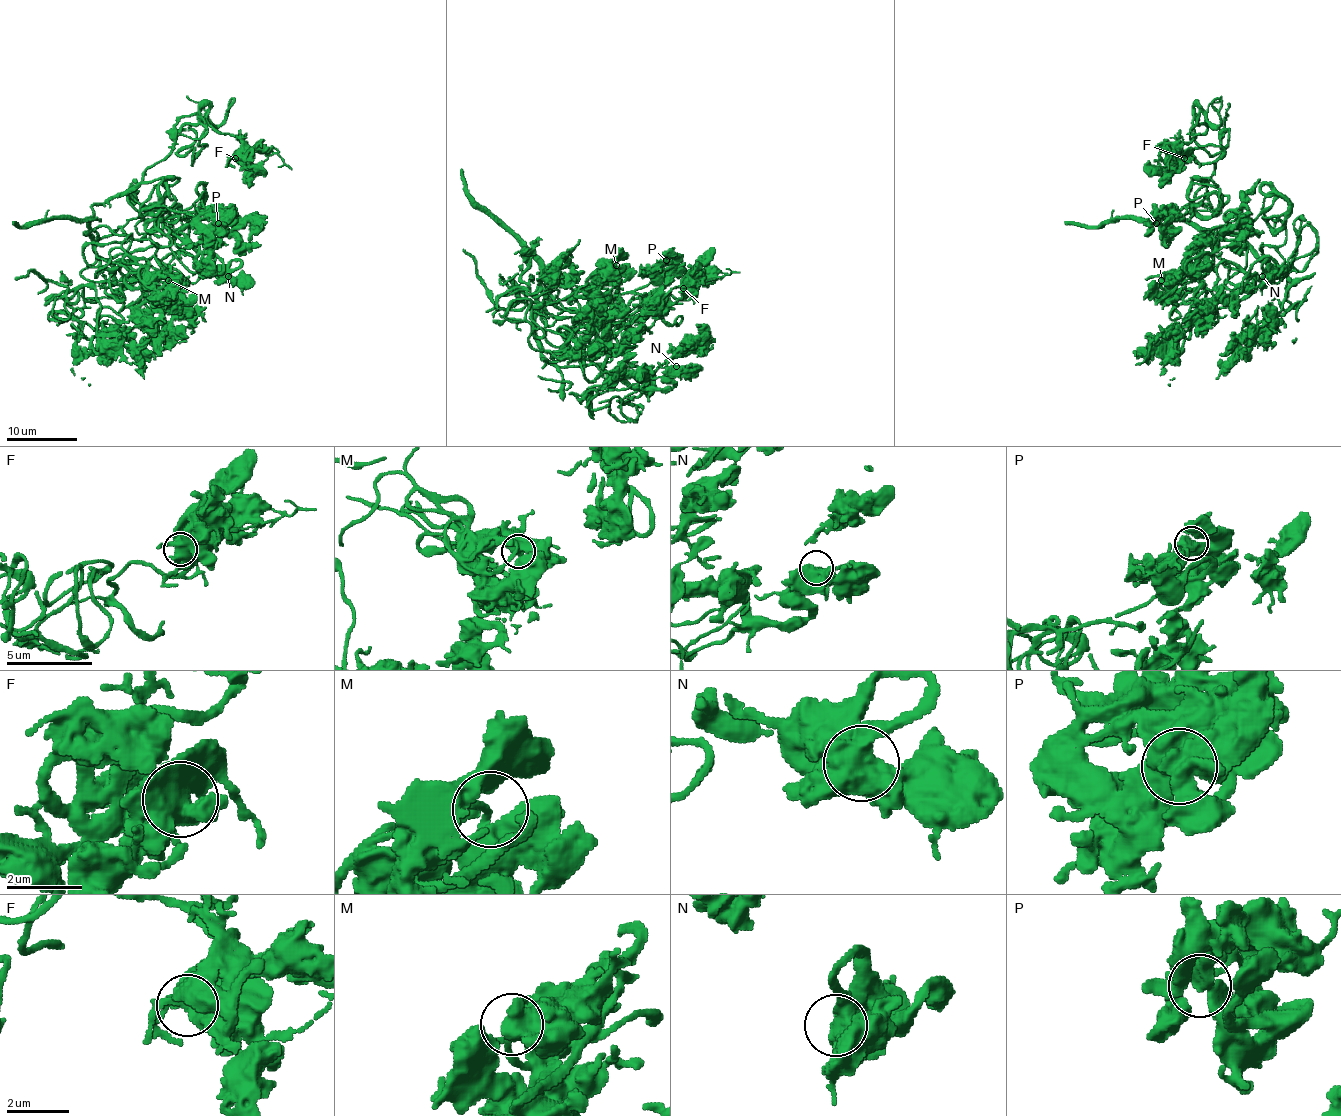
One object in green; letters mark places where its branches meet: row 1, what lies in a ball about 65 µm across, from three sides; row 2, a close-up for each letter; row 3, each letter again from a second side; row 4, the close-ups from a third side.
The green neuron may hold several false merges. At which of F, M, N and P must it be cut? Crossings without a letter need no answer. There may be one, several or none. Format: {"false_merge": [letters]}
{"false_merge": []}

